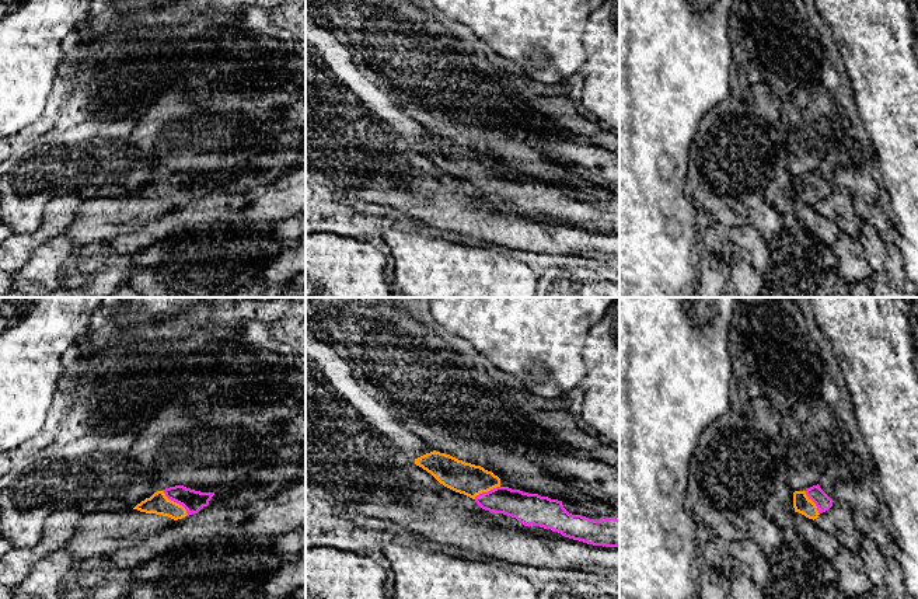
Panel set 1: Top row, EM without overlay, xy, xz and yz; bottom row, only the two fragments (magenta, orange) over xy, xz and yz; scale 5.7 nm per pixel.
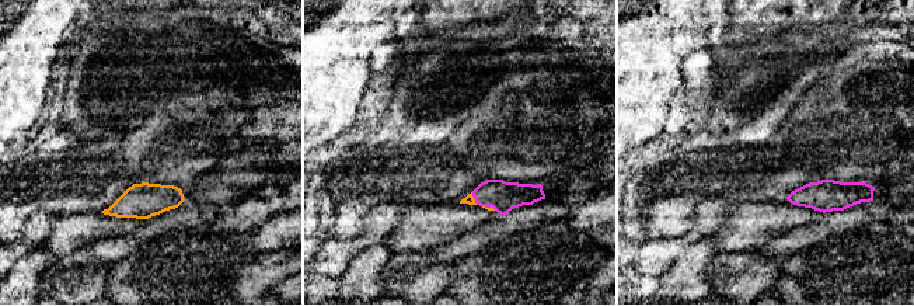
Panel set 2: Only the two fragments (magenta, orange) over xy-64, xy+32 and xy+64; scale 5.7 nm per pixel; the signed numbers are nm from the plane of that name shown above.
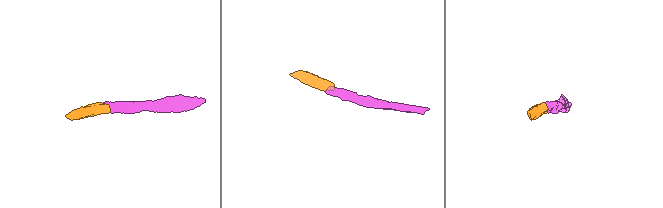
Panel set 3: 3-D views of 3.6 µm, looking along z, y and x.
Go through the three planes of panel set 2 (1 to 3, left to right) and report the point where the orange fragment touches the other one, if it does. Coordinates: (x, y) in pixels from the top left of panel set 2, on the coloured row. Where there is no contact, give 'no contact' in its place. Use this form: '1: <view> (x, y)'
1: no contact
2: xy+32 (474, 198)
3: no contact

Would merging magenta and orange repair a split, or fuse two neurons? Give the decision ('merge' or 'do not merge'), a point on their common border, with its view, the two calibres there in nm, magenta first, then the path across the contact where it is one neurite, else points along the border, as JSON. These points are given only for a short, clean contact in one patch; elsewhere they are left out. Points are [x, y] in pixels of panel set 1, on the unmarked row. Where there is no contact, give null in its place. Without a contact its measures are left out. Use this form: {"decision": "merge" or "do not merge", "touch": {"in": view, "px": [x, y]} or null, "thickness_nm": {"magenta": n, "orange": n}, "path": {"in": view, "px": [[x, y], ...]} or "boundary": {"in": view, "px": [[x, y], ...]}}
{"decision": "merge", "touch": {"in": "xy", "px": [175, 187]}, "thickness_nm": {"magenta": 120, "orange": 120}, "path": {"in": "xy", "px": [[192, 187], [175, 187], [159, 190]]}}

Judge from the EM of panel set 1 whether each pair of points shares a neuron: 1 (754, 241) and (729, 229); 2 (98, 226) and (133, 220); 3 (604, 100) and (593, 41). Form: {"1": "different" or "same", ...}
{"1": "same", "2": "same", "3": "same"}

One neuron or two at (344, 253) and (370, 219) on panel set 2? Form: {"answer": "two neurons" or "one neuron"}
{"answer": "one neuron"}

